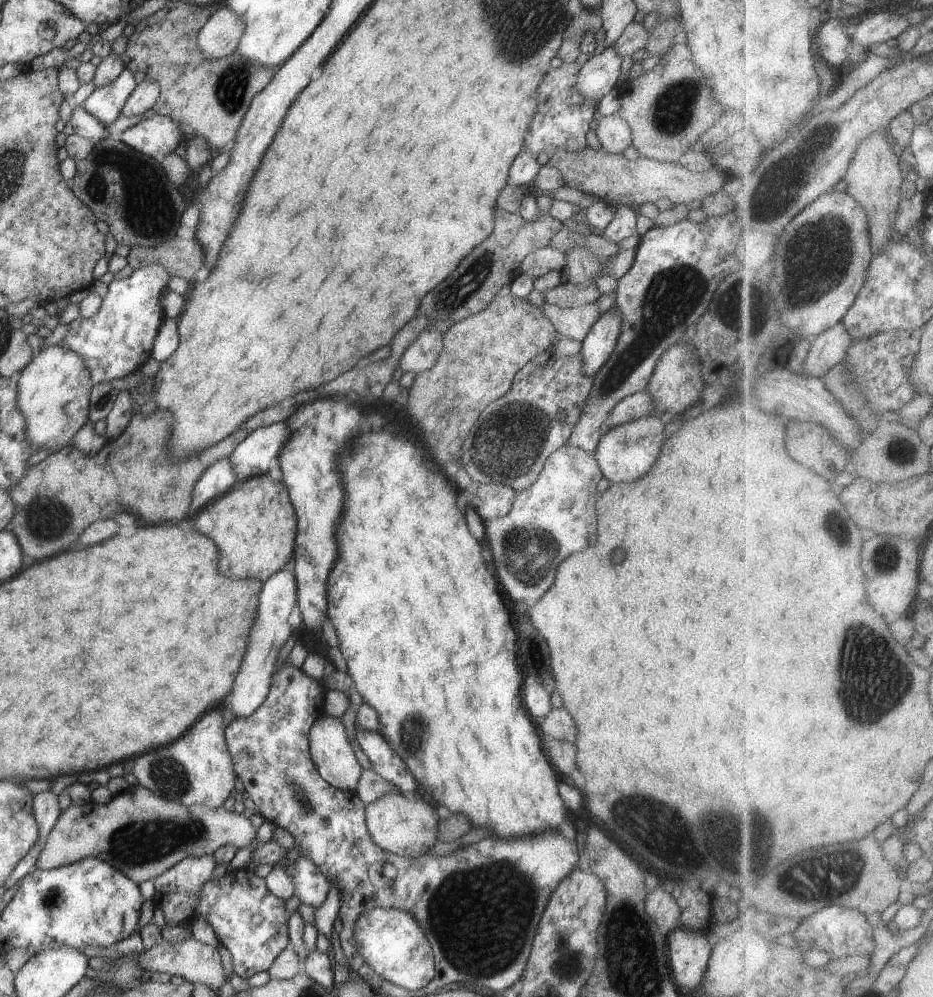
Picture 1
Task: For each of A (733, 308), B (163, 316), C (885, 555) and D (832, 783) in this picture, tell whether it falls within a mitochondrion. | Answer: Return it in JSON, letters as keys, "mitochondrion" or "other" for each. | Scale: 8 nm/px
{"A":"mitochondrion","B":"other","C":"mitochondrion","D":"other"}

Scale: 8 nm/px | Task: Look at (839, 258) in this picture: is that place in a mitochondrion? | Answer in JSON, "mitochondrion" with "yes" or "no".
{"mitochondrion":"yes"}

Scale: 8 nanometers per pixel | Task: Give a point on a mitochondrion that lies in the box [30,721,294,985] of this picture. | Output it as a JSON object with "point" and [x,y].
{"point":[140,842]}

